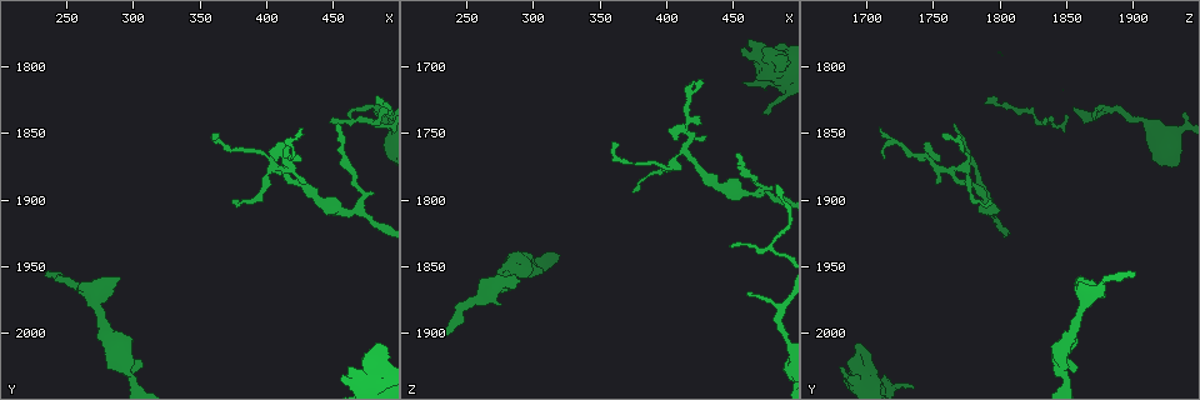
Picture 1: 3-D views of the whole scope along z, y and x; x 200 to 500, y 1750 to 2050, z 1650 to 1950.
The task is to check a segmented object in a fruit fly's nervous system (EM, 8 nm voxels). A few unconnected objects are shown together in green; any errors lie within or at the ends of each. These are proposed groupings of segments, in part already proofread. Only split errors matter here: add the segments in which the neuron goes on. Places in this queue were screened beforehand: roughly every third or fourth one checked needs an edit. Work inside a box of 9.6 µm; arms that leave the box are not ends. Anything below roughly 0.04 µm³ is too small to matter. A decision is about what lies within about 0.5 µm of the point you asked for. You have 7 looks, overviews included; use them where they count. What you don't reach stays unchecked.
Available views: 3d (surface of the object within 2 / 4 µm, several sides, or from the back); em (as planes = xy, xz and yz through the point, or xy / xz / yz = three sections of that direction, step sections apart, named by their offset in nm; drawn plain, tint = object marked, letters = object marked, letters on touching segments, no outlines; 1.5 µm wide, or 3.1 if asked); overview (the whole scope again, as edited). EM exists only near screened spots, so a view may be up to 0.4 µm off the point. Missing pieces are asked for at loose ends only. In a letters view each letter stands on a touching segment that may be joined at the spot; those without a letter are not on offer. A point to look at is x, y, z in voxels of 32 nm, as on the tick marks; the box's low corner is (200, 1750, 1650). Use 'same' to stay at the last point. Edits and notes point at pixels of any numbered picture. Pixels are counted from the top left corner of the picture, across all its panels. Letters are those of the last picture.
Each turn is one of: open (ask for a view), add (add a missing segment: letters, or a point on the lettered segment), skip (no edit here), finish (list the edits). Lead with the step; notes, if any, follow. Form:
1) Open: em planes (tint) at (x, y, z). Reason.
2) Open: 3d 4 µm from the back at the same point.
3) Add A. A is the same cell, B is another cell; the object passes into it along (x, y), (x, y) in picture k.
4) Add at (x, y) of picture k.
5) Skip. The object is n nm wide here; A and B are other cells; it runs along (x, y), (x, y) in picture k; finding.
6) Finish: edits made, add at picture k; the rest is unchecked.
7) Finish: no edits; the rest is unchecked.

Open: 3d 4 µm at (416, 1872, 1714). Free end.

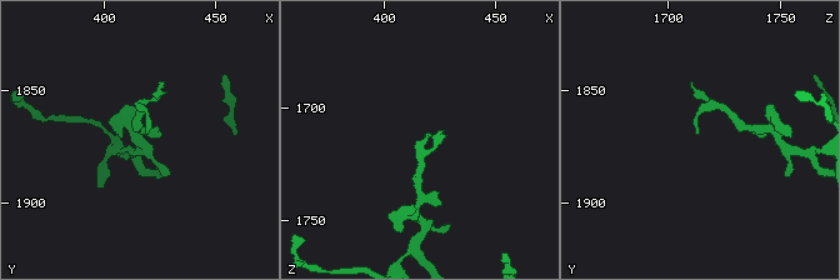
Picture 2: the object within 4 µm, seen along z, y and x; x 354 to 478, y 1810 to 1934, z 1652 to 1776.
Open: em planes (letters) at (418, 1868, 1714).

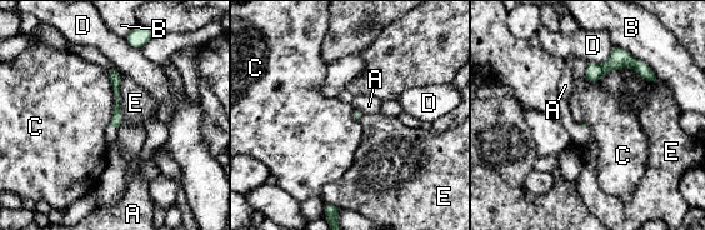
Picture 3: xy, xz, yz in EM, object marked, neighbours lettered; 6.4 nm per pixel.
Skip. A, B, C, D and E are other cells; a border runs along (105, 71), (113, 91), (109, 126) in picture 3; no lettered segment goes on from it.

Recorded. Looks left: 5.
Open: em planes (letters) at (460, 2030, 1686). Branch stops here.

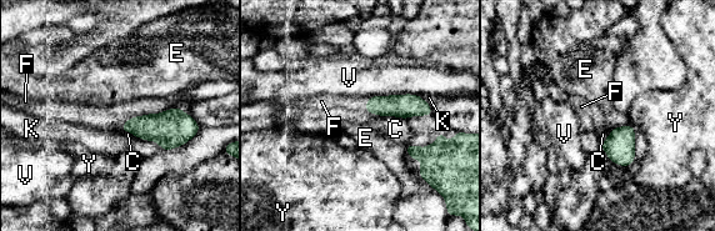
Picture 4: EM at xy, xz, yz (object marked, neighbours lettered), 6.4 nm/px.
Add F. The longest contact is with V, 340 nm; F is the same cell, C, E, K, V and Y are other cells; the object passes into it along (404, 106), (366, 104), (328, 101) in picture 4; it goes on there.

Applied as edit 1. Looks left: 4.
Open: 3d 2 µm at (452, 1844, 1764). An open end.

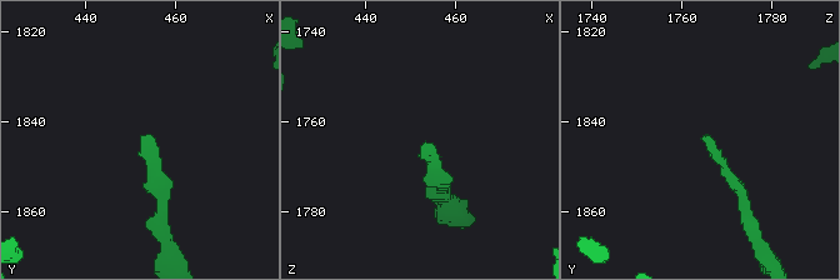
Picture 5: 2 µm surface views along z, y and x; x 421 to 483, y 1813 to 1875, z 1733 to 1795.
Open: em planes (letters) at (453, 1844, 1765). Now the EM.

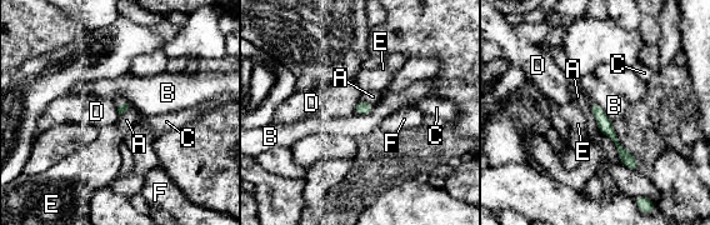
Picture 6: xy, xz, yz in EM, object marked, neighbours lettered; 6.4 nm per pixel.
Skip. A, B, C, D, E and F are other cells; none of them fits.

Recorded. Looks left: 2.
Finish: edits made, add at picture 4; the rest is unchecked.

